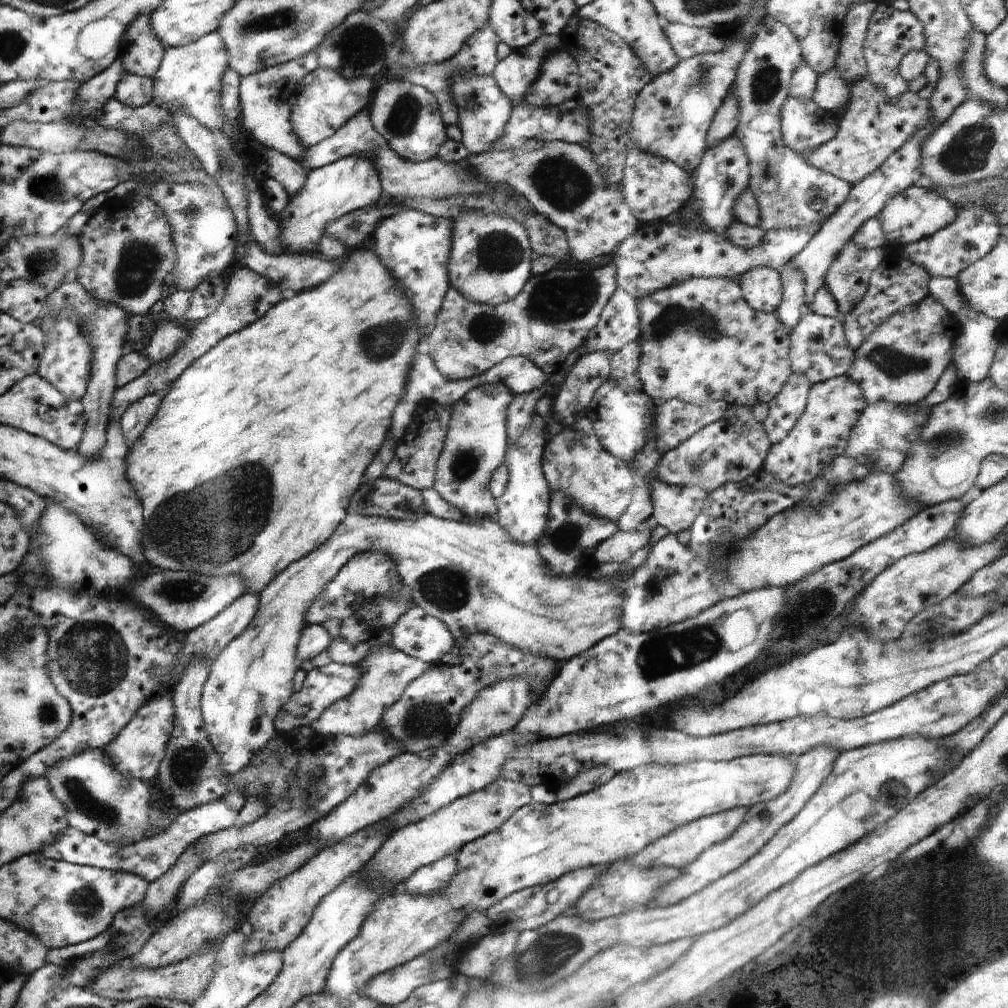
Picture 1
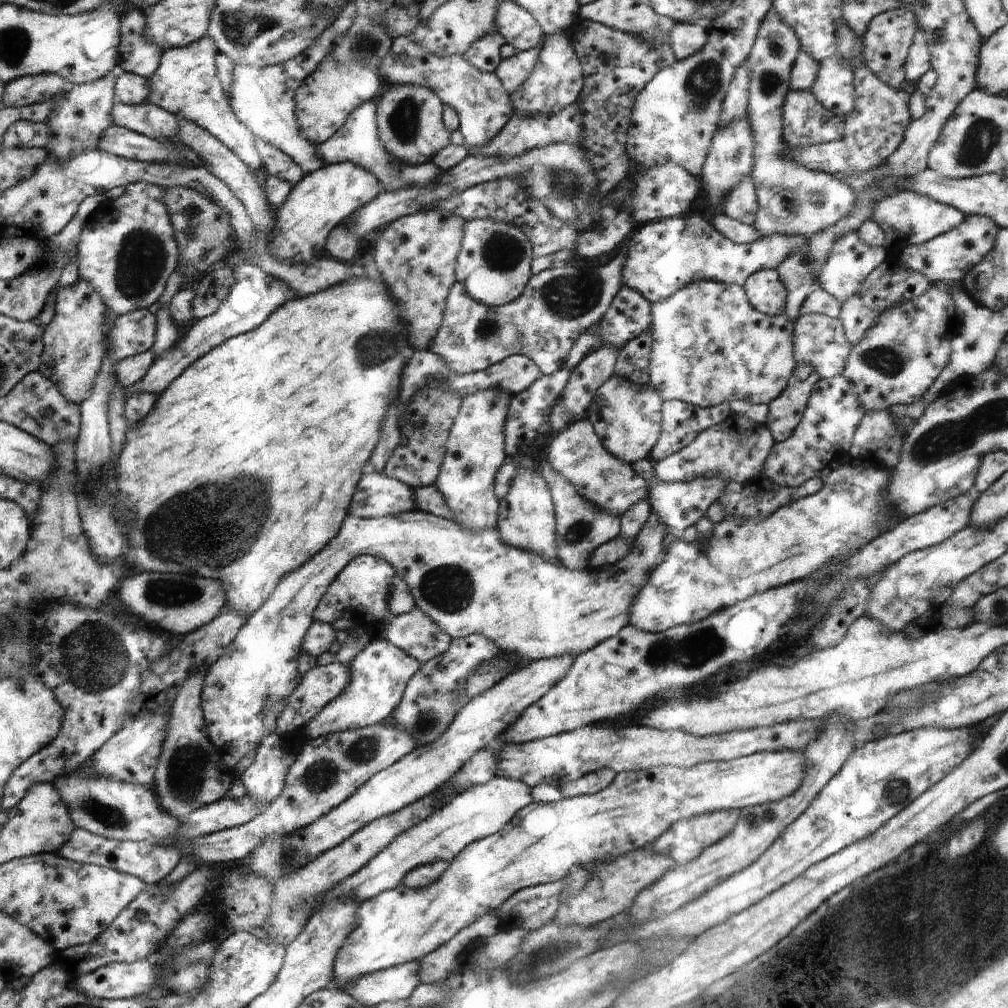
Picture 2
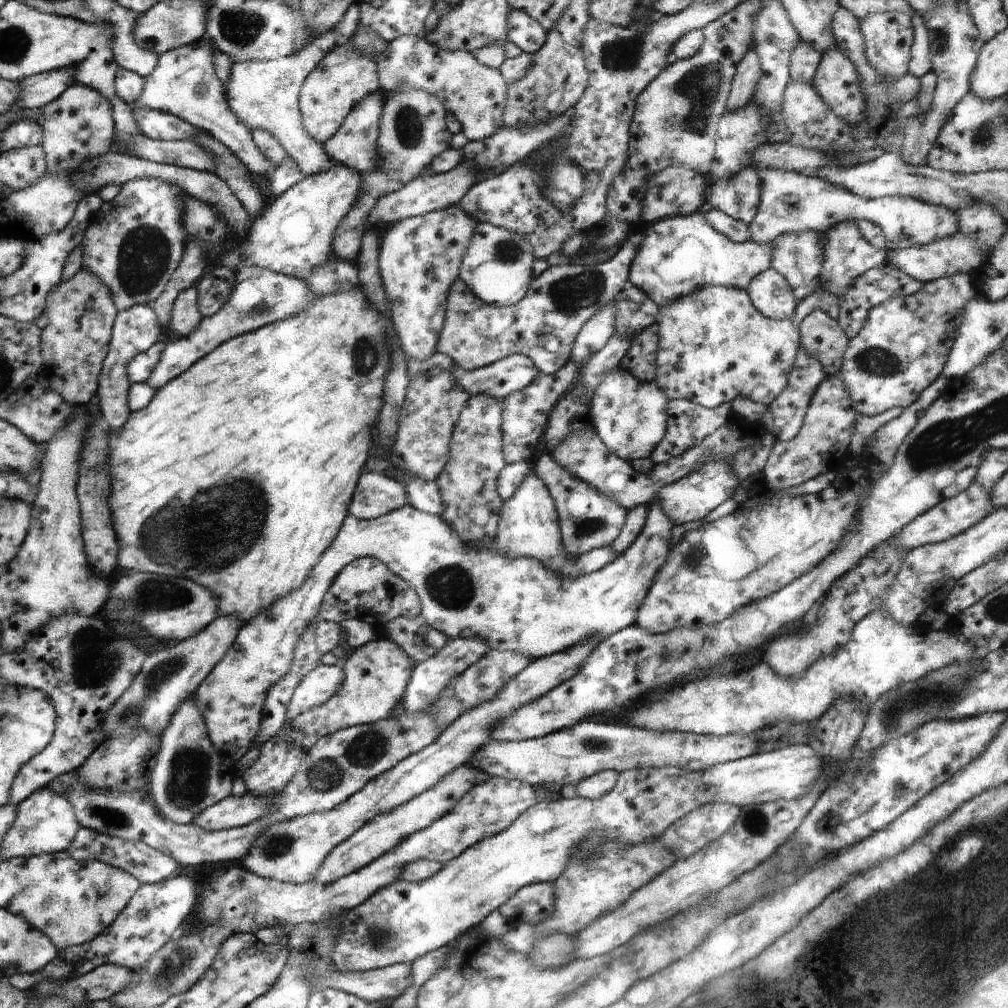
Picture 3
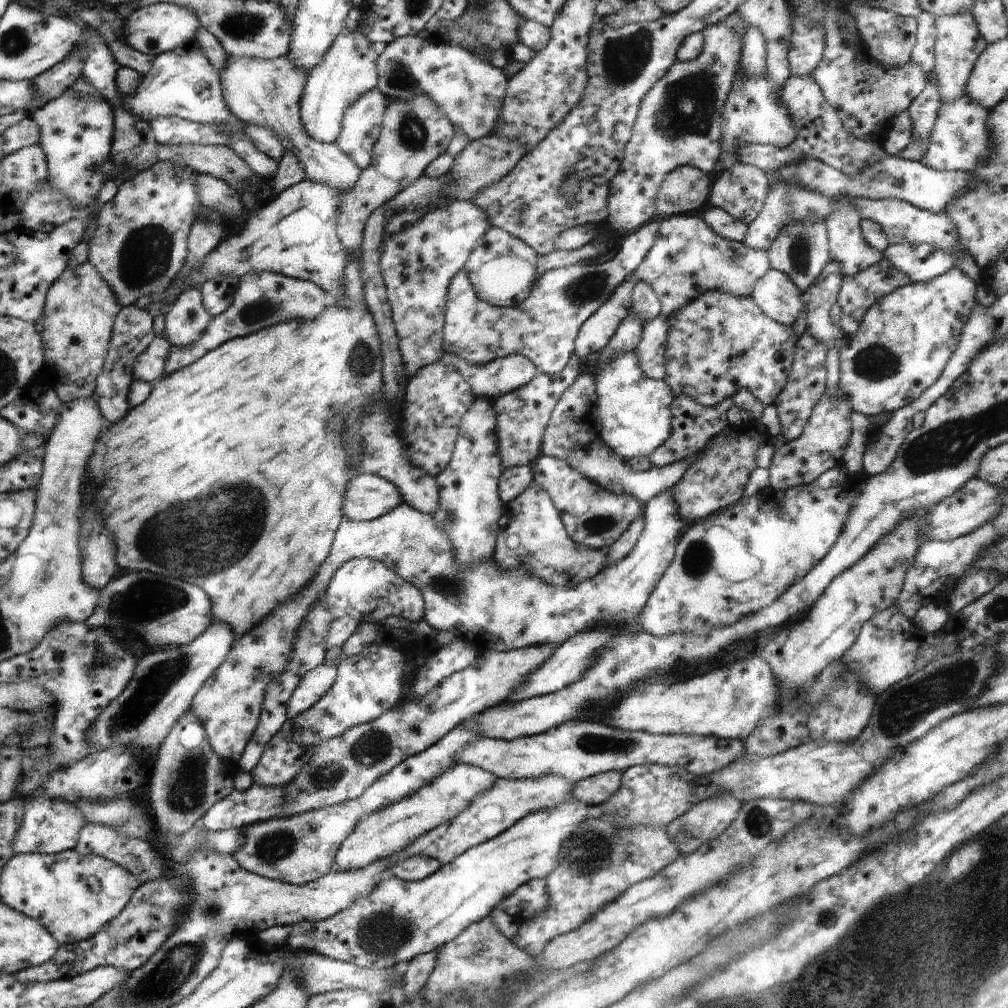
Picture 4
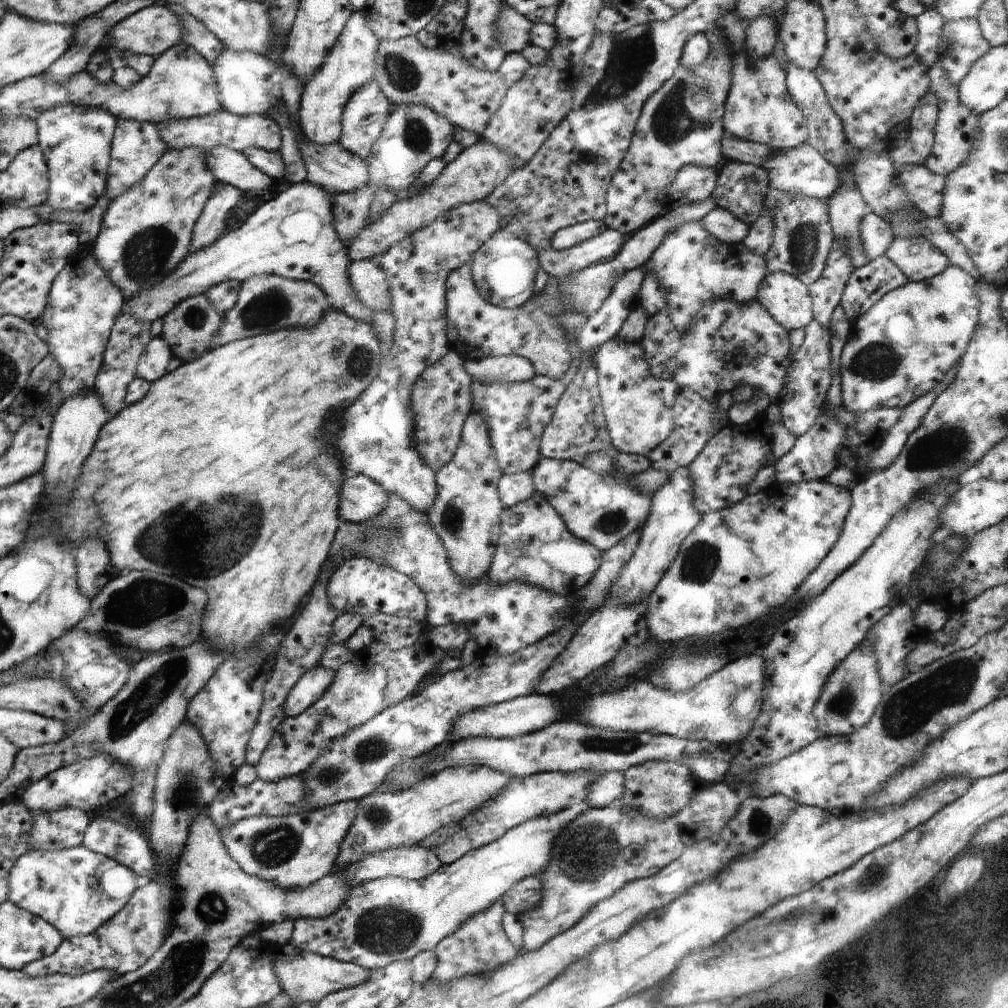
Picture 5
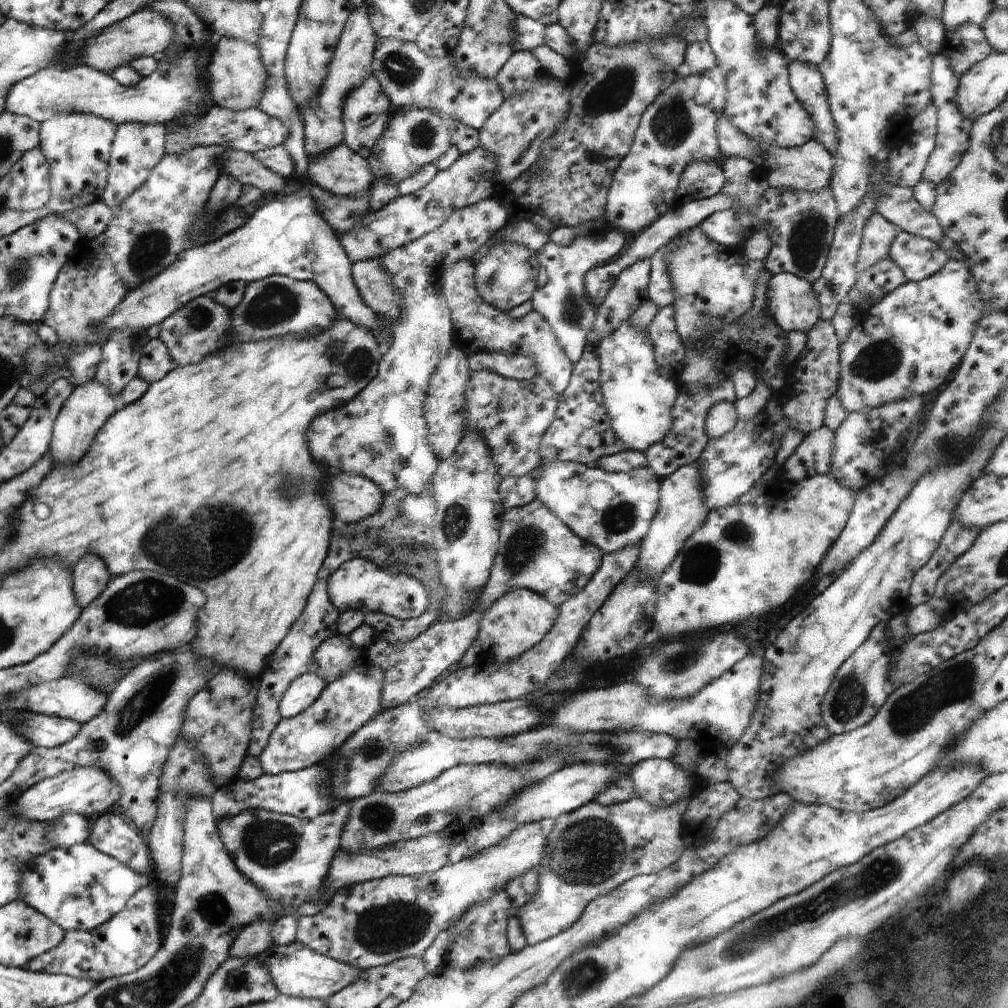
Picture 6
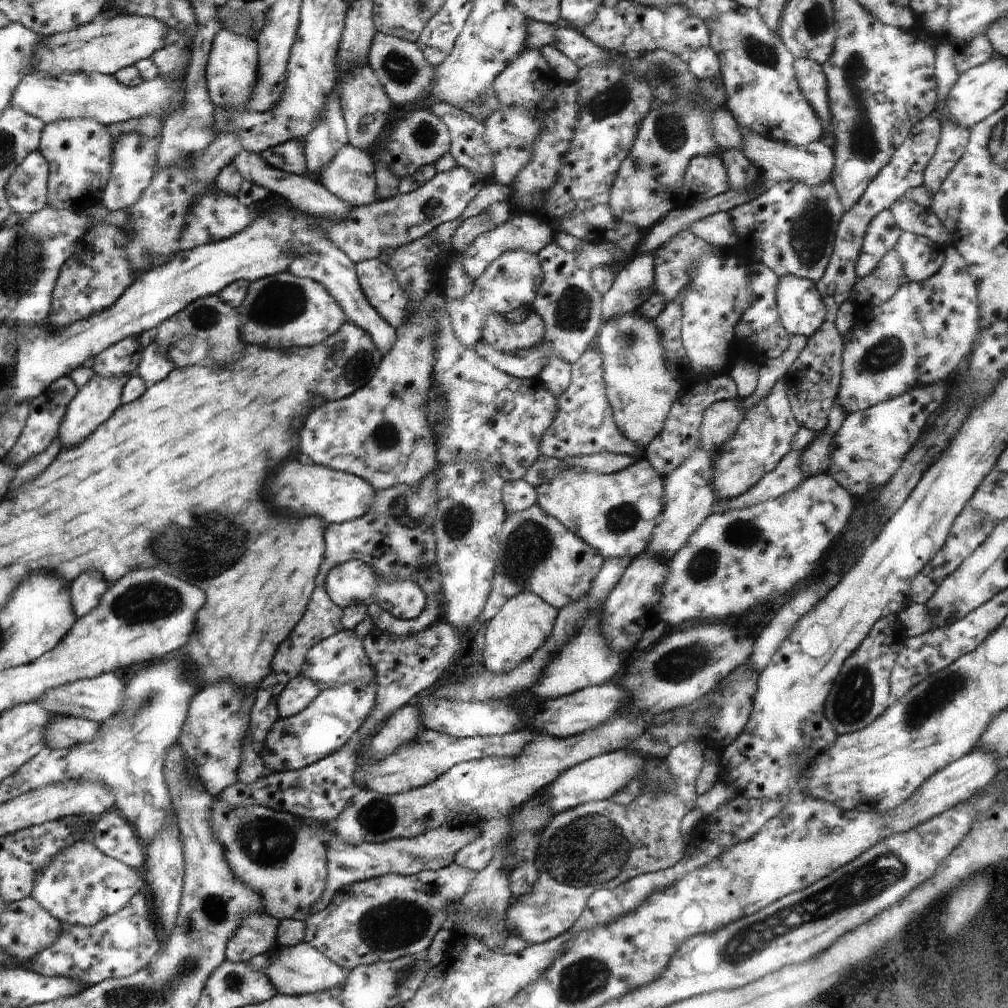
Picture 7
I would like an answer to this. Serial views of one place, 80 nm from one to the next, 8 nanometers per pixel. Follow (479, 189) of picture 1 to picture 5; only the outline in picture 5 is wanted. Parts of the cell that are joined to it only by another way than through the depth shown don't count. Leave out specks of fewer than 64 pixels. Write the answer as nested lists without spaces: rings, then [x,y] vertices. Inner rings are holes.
[[[372,79],[368,84],[362,85],[347,100],[341,118],[341,137],[338,142],[351,153],[357,154],[362,160],[367,161],[371,155],[371,148],[382,132],[384,123],[392,110],[392,102],[384,96],[378,83]]]

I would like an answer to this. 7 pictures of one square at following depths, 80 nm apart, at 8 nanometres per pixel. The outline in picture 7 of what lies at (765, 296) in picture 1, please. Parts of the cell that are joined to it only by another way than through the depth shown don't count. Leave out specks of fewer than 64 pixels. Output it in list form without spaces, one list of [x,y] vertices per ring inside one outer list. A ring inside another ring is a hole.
[[[792,275],[779,278],[777,309],[783,327],[791,336],[810,338],[827,316],[816,284]]]

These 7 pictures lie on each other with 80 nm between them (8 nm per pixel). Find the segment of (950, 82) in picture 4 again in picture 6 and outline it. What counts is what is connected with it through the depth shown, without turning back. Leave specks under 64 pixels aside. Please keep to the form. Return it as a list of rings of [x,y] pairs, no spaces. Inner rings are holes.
[[[968,23],[954,32],[946,31],[940,51],[948,55],[952,70],[958,78],[994,52],[986,40],[983,28]]]

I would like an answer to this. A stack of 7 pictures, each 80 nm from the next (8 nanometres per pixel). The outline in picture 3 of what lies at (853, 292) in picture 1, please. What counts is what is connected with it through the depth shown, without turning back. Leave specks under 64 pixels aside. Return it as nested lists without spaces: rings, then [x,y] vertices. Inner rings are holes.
[[[848,219],[838,222],[824,236],[824,264],[821,267],[820,284],[824,291],[835,294],[837,297],[842,296],[842,292],[850,288],[850,284],[855,284],[854,280],[858,279],[858,276],[862,276],[874,266],[887,260],[889,251],[866,242],[856,221]]]

